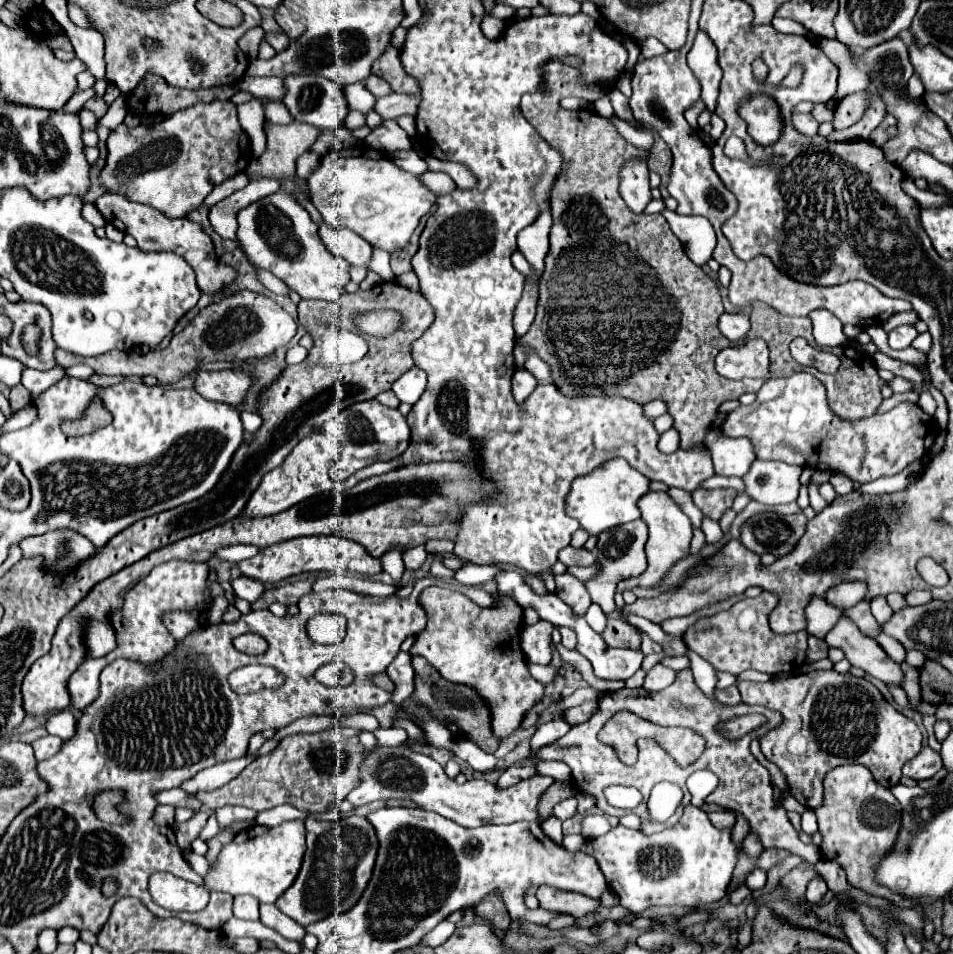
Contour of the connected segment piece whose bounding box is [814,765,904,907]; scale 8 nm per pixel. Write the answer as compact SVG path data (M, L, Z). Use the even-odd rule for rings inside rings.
M842 765L824 779L824 805L814 813L824 837L820 851L844 867L848 883L868 895L886 897L898 907L904 907L904 901L900 901L896 893L880 889L880 885L872 881L872 869L876 867L876 861L882 853L886 853L886 849L892 847L892 841L900 829L900 803L896 797L886 787L878 785L864 765Z

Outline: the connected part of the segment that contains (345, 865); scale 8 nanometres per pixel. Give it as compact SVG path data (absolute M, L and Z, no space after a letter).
M348 815L340 821L306 819L306 853L296 881L276 901L276 907L302 927L322 921L334 913L350 911L362 897L372 877L378 853L376 829L362 815Z

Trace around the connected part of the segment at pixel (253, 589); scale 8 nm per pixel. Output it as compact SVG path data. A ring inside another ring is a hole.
M244 577L236 579L232 585L234 585L236 595L238 595L238 597L242 597L242 599L248 599L250 603L254 603L254 601L262 595L262 589L264 589L264 585L262 585L262 583L252 581L252 579L244 579Z

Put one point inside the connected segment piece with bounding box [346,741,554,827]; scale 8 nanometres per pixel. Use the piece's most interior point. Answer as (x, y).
(398, 772)

